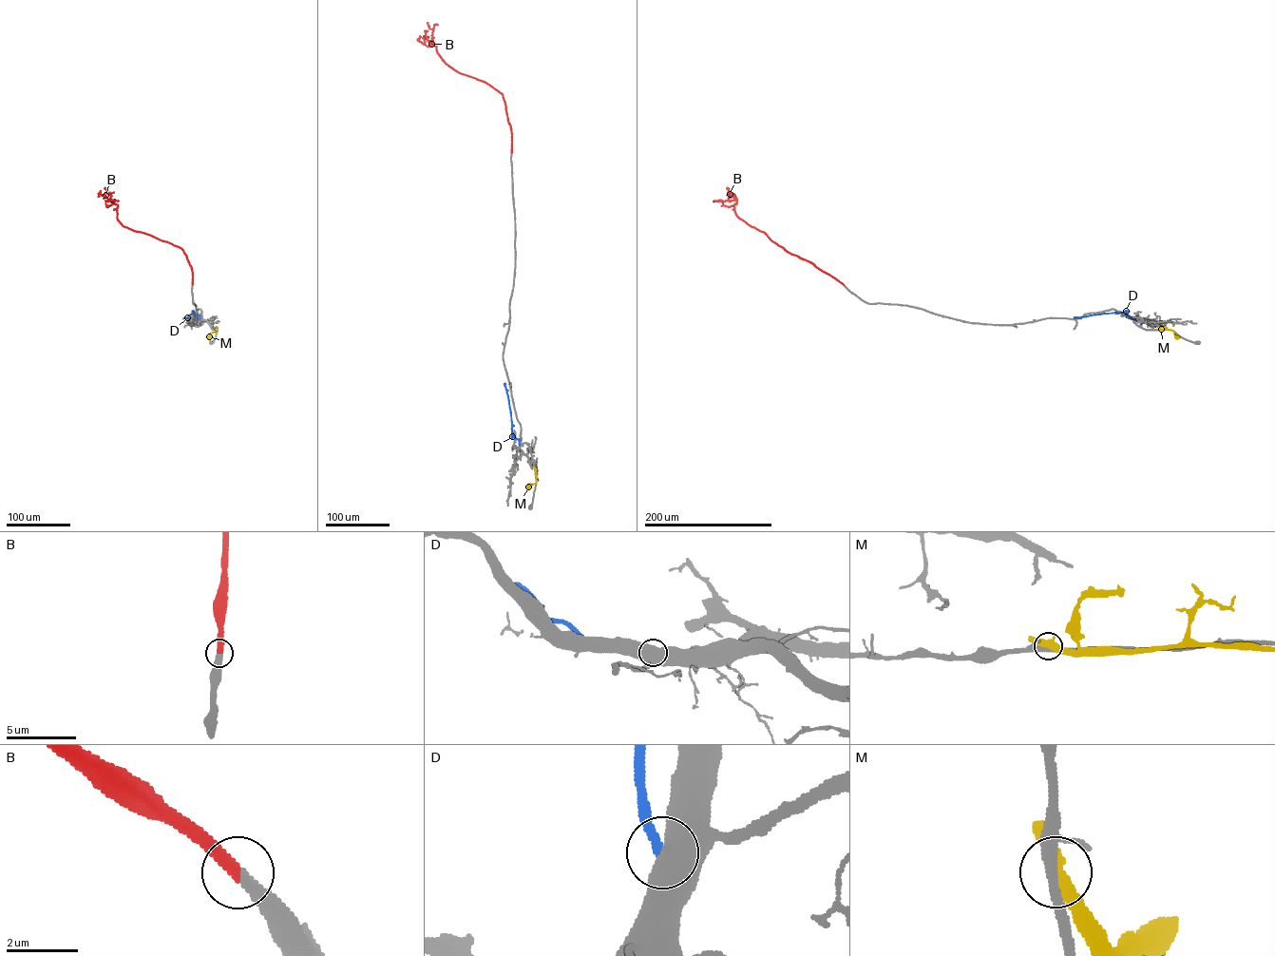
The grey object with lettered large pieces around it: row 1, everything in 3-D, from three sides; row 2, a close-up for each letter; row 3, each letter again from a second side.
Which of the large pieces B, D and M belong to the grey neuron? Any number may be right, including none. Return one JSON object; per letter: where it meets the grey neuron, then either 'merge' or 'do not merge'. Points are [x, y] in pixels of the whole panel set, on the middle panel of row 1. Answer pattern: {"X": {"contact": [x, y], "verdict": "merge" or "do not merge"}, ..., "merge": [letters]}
{"B": {"contact": [511, 153], "verdict": "merge"}, "D": {"contact": [519, 445], "verdict": "do not merge"}, "M": {"contact": [534, 468], "verdict": "do not merge"}, "merge": ["B"]}

